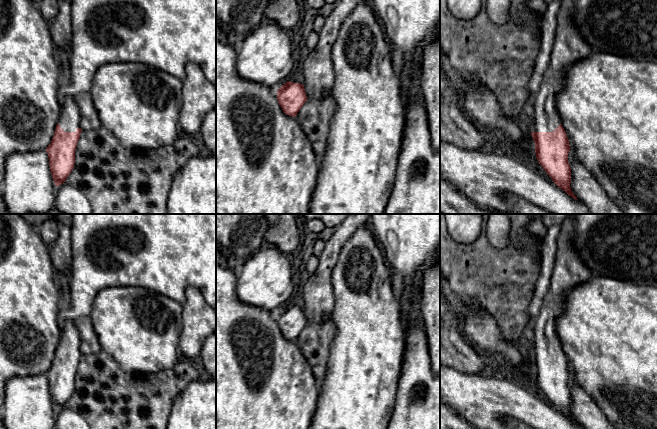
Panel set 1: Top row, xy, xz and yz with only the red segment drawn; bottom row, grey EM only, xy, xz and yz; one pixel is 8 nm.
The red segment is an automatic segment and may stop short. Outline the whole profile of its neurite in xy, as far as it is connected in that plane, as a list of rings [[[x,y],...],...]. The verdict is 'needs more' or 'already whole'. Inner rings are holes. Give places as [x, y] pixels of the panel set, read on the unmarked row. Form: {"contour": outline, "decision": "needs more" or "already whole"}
{"contour": [[[72,214],[72,264],[70,304],[62,306],[58,321],[61,339],[51,367],[46,372],[55,409],[65,406],[74,392],[77,366],[82,356],[77,319],[89,316],[93,301],[104,288],[137,286],[155,291],[184,304],[186,288],[197,288],[206,302],[216,308],[216,214]]], "decision": "needs more"}

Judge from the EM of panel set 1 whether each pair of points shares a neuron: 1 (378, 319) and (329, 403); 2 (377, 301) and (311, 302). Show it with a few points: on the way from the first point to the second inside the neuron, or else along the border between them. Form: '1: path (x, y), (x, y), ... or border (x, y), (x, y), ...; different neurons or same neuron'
1: path (369, 340), (364, 367), (350, 382); same neuron
2: border (332, 279), (334, 308), (330, 312); different neurons

